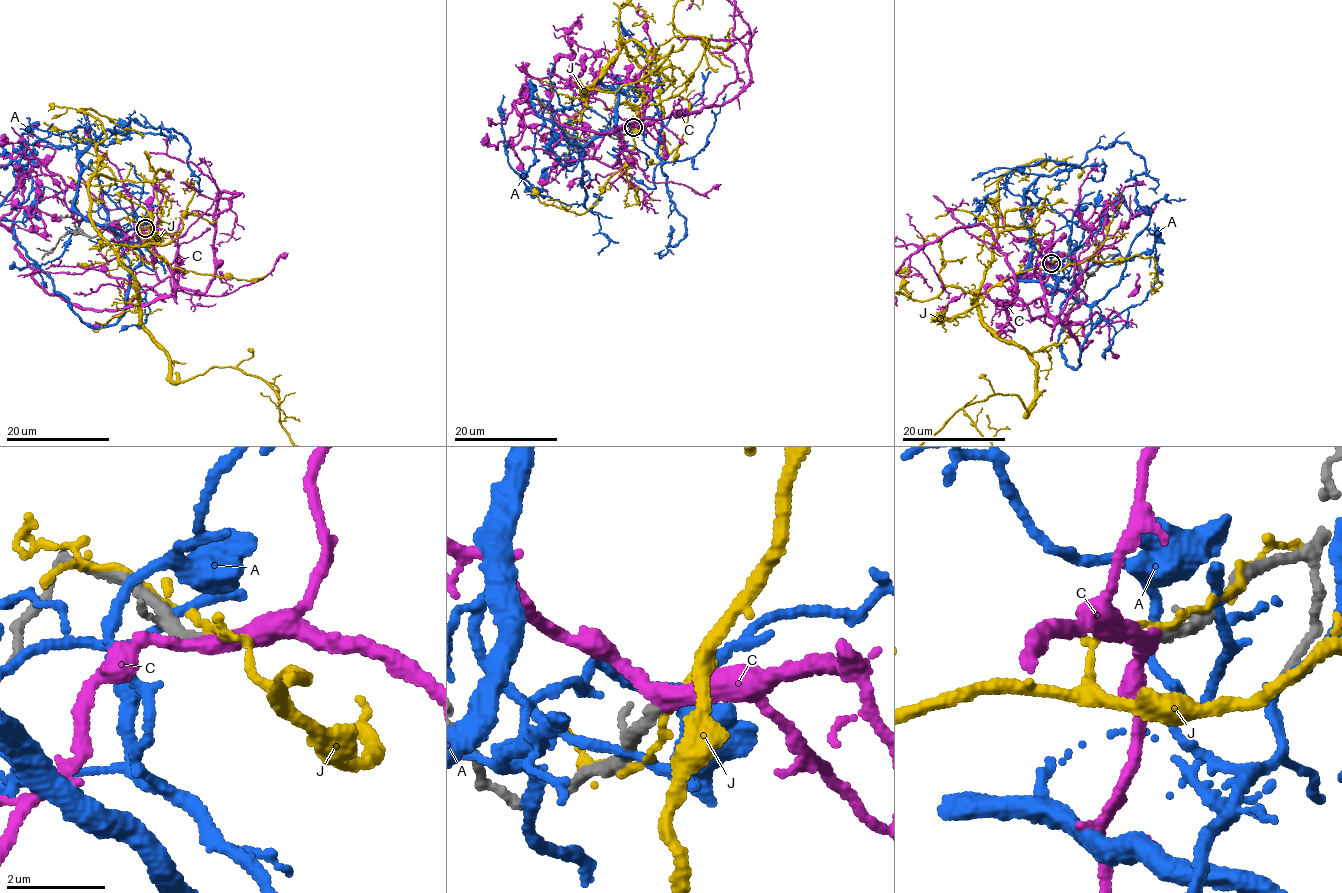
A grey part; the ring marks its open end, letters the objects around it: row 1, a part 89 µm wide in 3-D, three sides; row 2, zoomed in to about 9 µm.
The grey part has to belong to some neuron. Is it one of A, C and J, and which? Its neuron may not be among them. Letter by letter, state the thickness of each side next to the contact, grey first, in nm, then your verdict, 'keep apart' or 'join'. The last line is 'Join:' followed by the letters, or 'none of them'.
A: calibres 240 and 190 nm; keep apart
C: calibres 240 and 280 nm; join
J: calibres 190 and 110 nm; keep apart
Join: C

